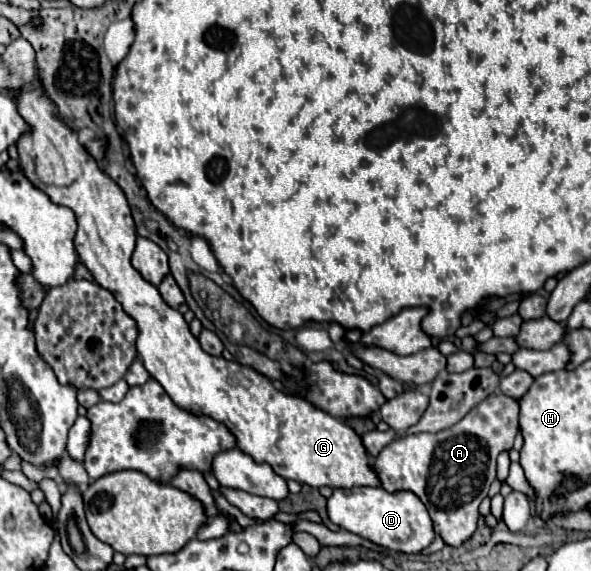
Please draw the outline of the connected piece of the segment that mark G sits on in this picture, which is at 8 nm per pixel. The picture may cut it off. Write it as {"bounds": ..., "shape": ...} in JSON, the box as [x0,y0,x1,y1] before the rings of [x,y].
{"bounds":[17,85,381,489],"shape":[[[37,85],[37,91],[17,95],[17,107],[21,117],[31,125],[31,133],[25,133],[17,143],[23,175],[37,189],[41,189],[53,203],[65,205],[75,213],[77,217],[75,251],[79,253],[79,259],[83,259],[81,263],[91,271],[95,283],[111,291],[113,297],[121,303],[123,311],[137,321],[139,357],[143,359],[145,369],[151,373],[153,379],[161,383],[161,387],[169,393],[169,397],[183,409],[189,409],[193,413],[207,413],[215,421],[225,423],[229,431],[235,435],[237,445],[243,453],[251,455],[257,463],[269,463],[275,469],[275,473],[279,473],[285,479],[293,479],[315,489],[317,487],[347,489],[355,485],[379,487],[381,479],[373,467],[373,459],[367,453],[361,437],[347,423],[331,417],[329,413],[323,413],[321,409],[315,409],[313,405],[307,405],[307,401],[299,401],[299,397],[287,397],[285,393],[279,393],[279,389],[275,389],[267,377],[259,375],[251,367],[239,365],[237,361],[227,361],[223,357],[211,357],[201,349],[199,341],[191,335],[183,315],[177,309],[169,307],[159,295],[157,287],[145,281],[141,273],[131,265],[137,231],[123,189],[107,173],[103,173],[95,163],[95,159],[79,145],[77,133],[61,119],[55,117],[55,105],[51,103],[49,97],[45,97],[41,85]]]}

